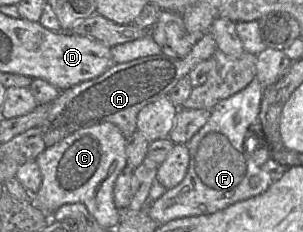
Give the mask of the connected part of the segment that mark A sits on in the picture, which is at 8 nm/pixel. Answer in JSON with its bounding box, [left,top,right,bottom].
[39,32,216,148]

